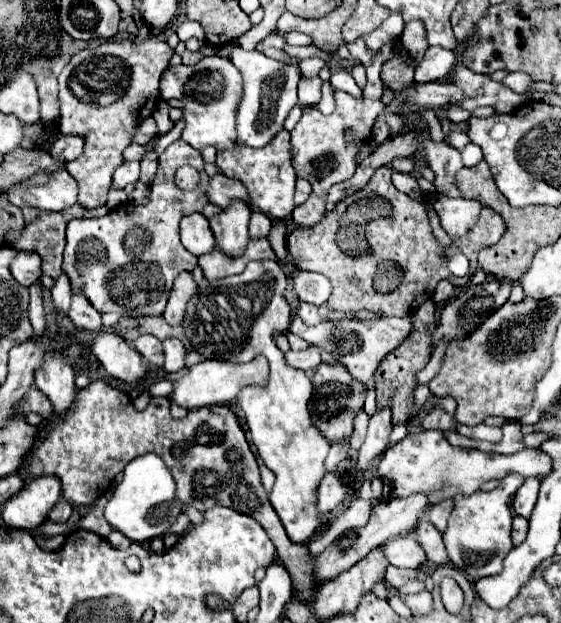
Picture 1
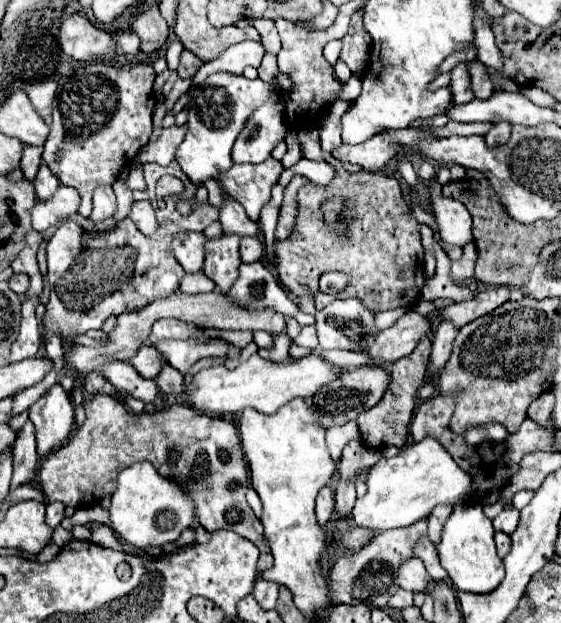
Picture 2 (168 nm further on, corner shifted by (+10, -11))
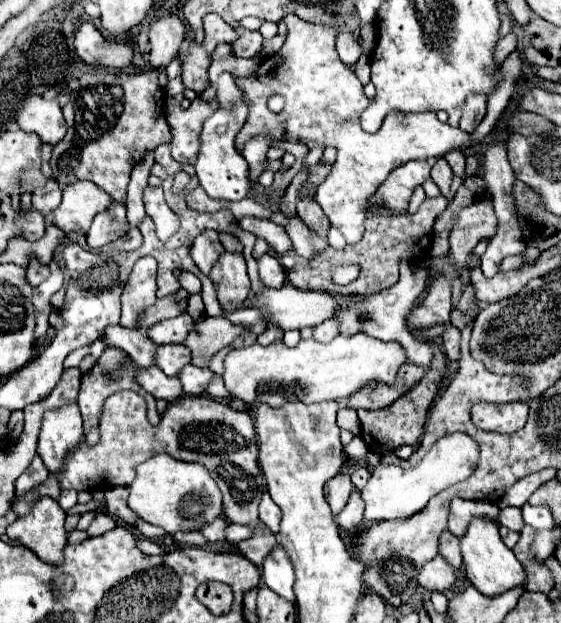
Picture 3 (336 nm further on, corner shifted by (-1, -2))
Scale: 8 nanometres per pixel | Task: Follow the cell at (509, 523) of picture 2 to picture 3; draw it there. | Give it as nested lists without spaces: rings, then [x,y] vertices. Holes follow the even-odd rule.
[[[512,506],[500,510],[498,522],[500,522],[500,526],[506,526],[508,530],[514,530],[514,532],[520,532],[522,526],[524,526],[524,520],[522,520],[522,512],[520,512],[520,508],[512,508]]]

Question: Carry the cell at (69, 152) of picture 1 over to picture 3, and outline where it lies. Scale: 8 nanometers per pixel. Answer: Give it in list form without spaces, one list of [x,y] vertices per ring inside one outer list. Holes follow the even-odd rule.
[[[48,178],[48,182],[42,188],[36,188],[32,192],[32,208],[38,210],[42,216],[48,216],[52,210],[56,210],[60,198],[62,198],[60,186],[56,184],[54,178]]]

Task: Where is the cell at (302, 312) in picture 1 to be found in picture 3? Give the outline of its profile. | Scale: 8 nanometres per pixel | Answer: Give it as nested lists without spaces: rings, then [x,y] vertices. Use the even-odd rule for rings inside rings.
[[[326,320],[314,328],[314,340],[320,340],[320,342],[330,342],[336,334],[340,334],[340,328],[334,320]]]

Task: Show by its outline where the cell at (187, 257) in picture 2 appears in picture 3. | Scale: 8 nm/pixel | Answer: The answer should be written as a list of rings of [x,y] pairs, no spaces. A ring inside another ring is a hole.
[[[206,230],[192,244],[192,260],[202,270],[202,274],[210,274],[220,254],[224,254],[224,246],[220,244],[218,234],[214,230]]]

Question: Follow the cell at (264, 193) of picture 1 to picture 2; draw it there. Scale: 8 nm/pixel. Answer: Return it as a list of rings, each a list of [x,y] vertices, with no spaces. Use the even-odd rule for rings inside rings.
[[[269,157],[257,165],[233,165],[229,171],[223,171],[217,181],[223,191],[237,199],[249,219],[259,221],[259,211],[271,199],[271,189],[283,173],[281,161]]]

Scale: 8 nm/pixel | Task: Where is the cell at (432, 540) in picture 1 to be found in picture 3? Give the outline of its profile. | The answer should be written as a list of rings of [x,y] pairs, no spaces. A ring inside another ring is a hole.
[[[442,532],[440,536],[440,556],[448,560],[454,568],[462,566],[462,554],[460,554],[460,540],[452,532]]]

